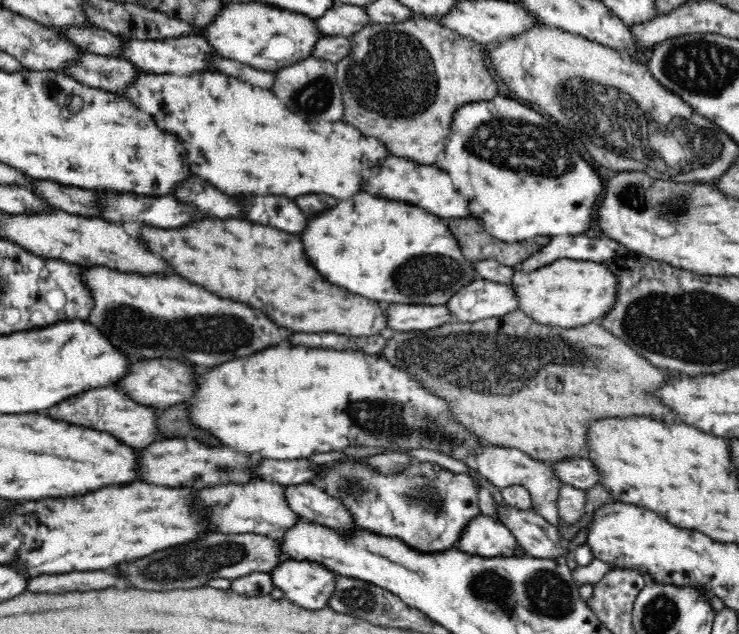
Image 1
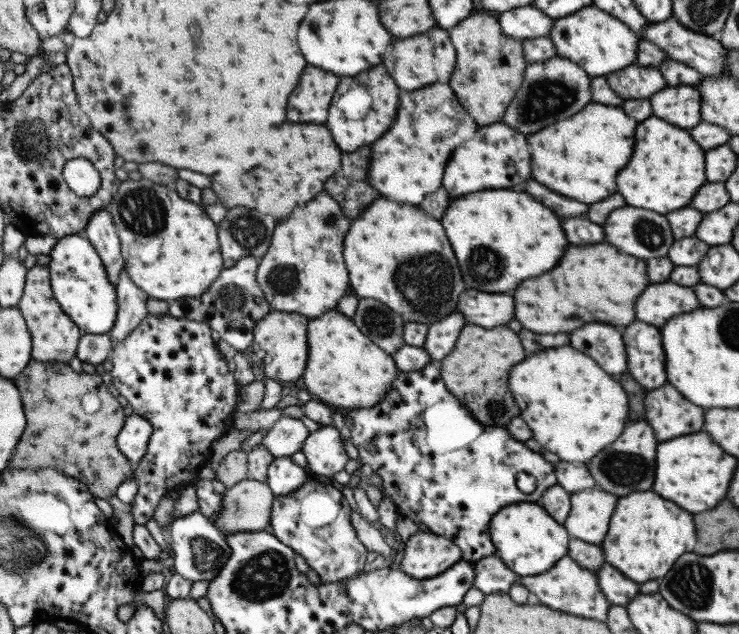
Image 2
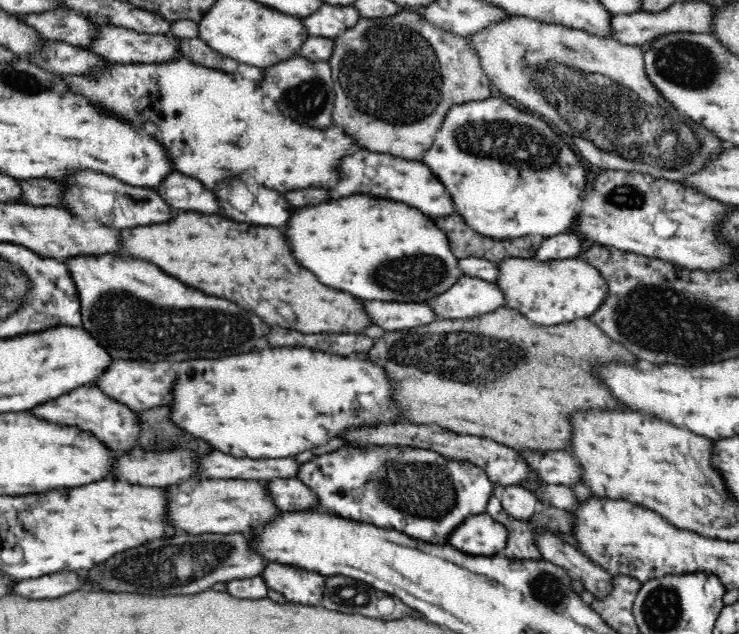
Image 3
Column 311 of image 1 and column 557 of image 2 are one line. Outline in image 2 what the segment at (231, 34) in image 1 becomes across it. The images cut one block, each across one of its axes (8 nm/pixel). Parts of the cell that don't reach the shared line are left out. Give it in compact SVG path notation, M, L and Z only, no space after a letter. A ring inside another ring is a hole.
M585 6L563 18L555 18L553 26L545 38L549 38L549 42L553 44L557 58L575 62L591 78L607 76L611 72L617 72L617 70L623 70L625 66L635 64L635 52L637 52L637 44L639 44L637 34L633 30L629 30L627 24L623 24L621 20L617 20L593 6Z

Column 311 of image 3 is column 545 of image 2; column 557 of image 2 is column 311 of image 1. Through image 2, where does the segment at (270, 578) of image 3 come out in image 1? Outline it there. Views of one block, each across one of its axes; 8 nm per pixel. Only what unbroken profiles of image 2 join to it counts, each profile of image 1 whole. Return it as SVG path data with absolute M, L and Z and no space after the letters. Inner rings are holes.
M288 560L272 572L272 582L284 590L286 600L308 610L324 610L336 592L338 576L320 562Z

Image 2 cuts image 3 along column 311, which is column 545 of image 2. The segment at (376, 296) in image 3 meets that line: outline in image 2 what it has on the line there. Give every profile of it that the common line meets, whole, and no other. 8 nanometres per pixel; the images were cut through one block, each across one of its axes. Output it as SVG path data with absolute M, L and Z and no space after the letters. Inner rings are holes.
M483 190L449 202L441 226L457 258L465 288L487 294L511 294L525 278L551 270L567 240L551 210L533 202L529 194L513 190Z

